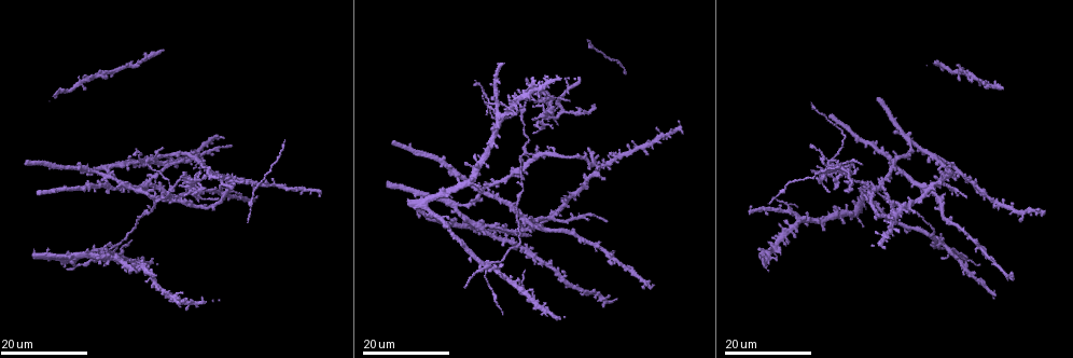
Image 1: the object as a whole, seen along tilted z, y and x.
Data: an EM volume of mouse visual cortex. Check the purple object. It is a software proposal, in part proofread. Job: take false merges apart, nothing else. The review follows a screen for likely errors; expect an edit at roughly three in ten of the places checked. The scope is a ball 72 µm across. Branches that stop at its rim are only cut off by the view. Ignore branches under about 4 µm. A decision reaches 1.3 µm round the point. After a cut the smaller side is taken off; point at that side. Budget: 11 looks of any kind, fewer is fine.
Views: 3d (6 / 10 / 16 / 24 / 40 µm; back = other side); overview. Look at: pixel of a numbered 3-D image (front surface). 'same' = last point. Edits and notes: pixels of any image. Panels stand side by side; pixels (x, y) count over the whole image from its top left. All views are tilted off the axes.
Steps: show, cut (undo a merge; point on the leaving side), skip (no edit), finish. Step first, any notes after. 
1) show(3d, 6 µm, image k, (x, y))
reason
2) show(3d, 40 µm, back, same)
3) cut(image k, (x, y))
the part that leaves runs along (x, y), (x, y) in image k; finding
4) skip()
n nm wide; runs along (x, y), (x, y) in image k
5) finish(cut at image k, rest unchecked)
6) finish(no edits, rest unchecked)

show(3d, 24 µm, image 1, (788, 208))

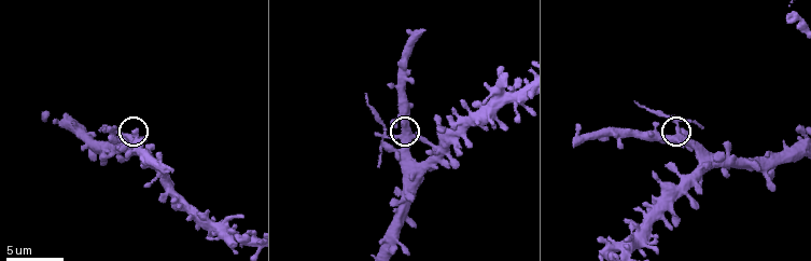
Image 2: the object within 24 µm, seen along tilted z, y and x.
show(3d, 10 µm, image 2, (125, 134))

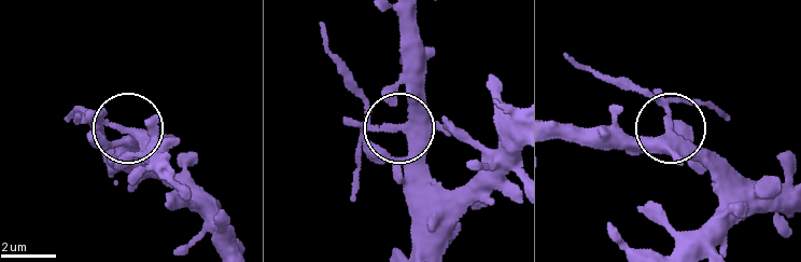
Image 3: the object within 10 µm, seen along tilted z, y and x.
cut(image 3, (356, 84))
the part that leaves runs along (363, 120), (349, 71), (322, 28) in image 3; a second neuron is stuck on

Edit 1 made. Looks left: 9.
show(overview)
redraw

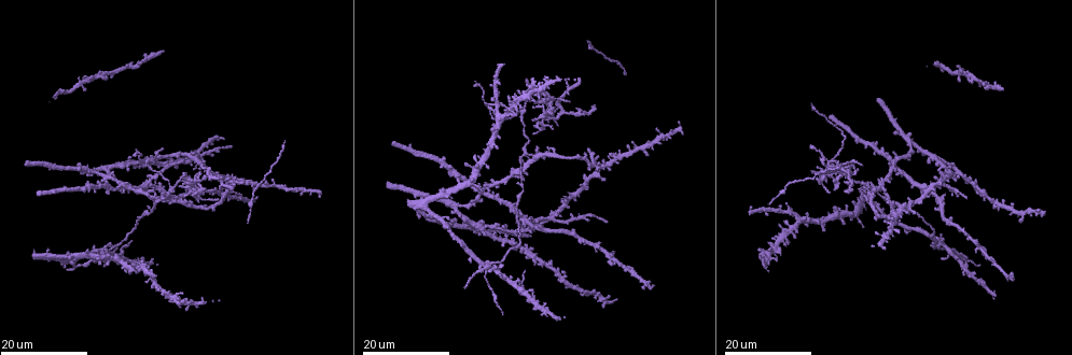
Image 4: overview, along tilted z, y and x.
show(3d, 16 µm, image 4, (486, 271))
three arms meet

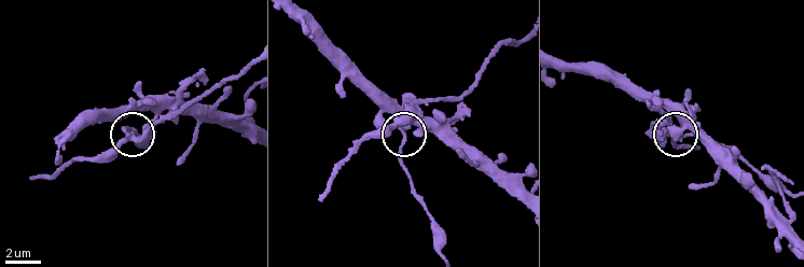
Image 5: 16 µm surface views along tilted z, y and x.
show(3d, 10 µm, image 5, (401, 128))

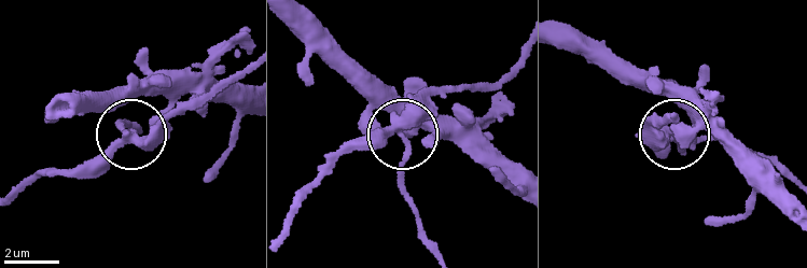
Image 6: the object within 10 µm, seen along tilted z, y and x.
cut(image 6, (122, 127))
the part that leaves runs along (400, 123), (402, 183), (423, 244) in image 6; a second neuron is stuck on

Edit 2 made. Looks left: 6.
show(overview)
see it whole again

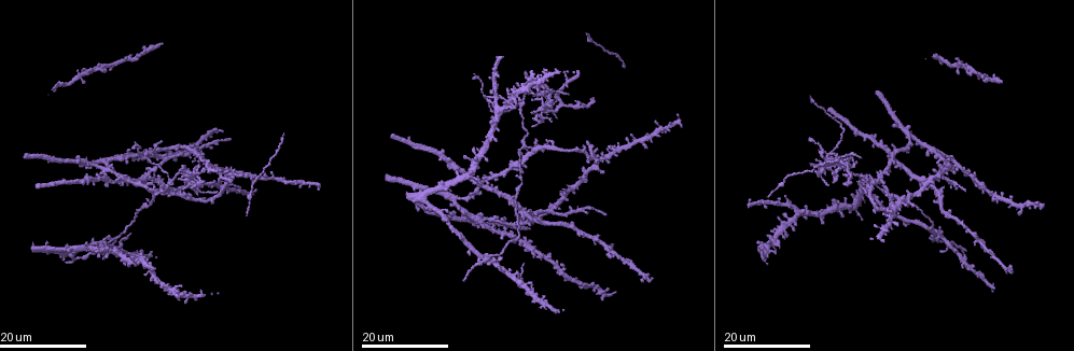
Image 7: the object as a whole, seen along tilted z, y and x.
show(3d, 16 µm, image 7, (518, 171))
branch point

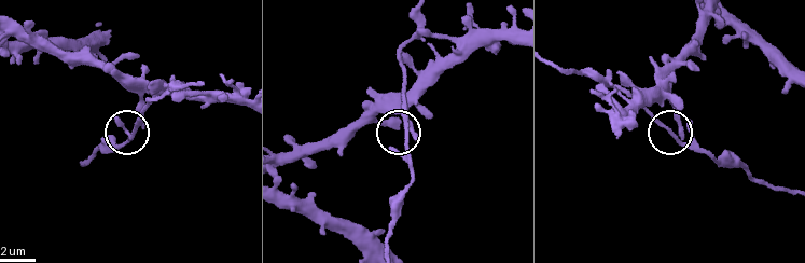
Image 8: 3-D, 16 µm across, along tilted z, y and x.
show(3d, 6 µm, image 8, (669, 132))

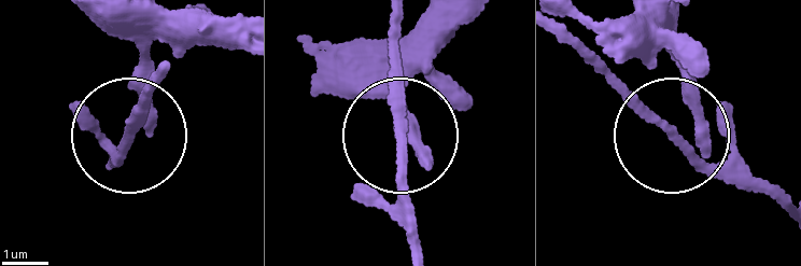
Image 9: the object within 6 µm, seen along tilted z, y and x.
skip()
3 arms; runs along (418, 240), (389, 96), (393, 19) in image 9; all the same neuron

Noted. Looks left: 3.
show(3d, 16 µm, image 7, (820, 145))
four-way junction

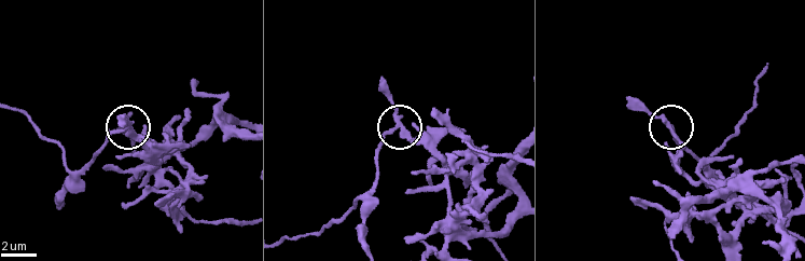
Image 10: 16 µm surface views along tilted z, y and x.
show(3d, 10 µm, image 10, (671, 132))

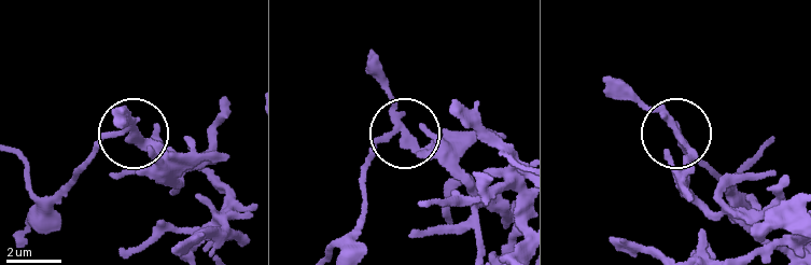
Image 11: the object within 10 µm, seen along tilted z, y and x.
cut(image 11, (150, 157))
220 nm wide; the part that leaves runs along (394, 123), (413, 142), (437, 154), (467, 189), (476, 246) in image 11; a second neuron is stuck on

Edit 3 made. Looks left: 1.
finish(cut at image 3, cut at image 6, cut at image 11, rest unchecked)

